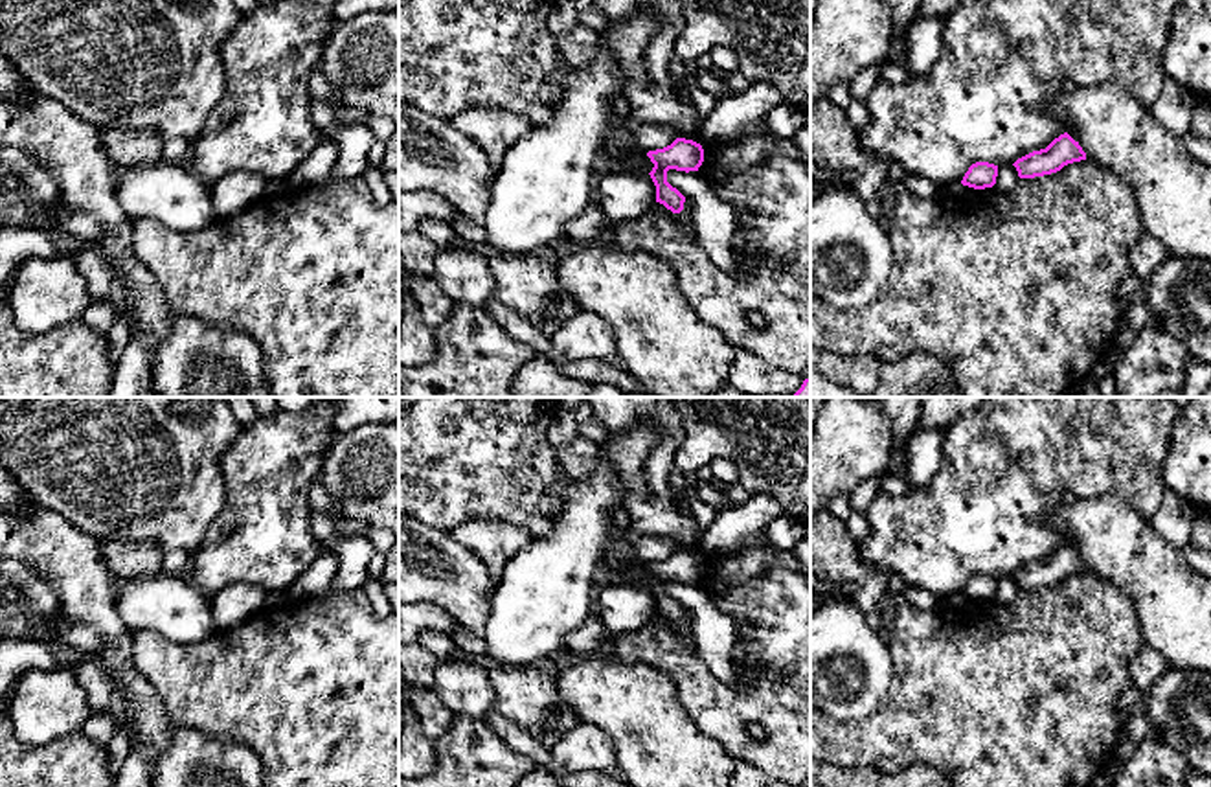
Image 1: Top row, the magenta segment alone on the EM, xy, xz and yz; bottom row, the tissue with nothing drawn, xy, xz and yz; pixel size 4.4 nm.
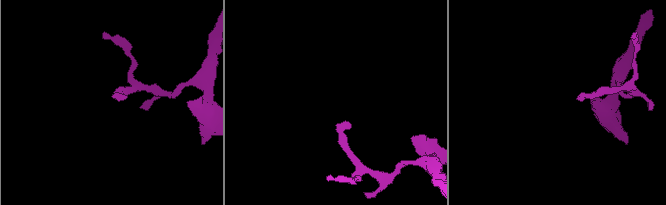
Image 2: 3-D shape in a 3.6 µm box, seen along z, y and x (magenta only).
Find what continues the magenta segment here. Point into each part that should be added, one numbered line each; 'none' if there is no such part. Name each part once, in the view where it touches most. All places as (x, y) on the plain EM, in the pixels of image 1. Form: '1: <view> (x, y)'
none

